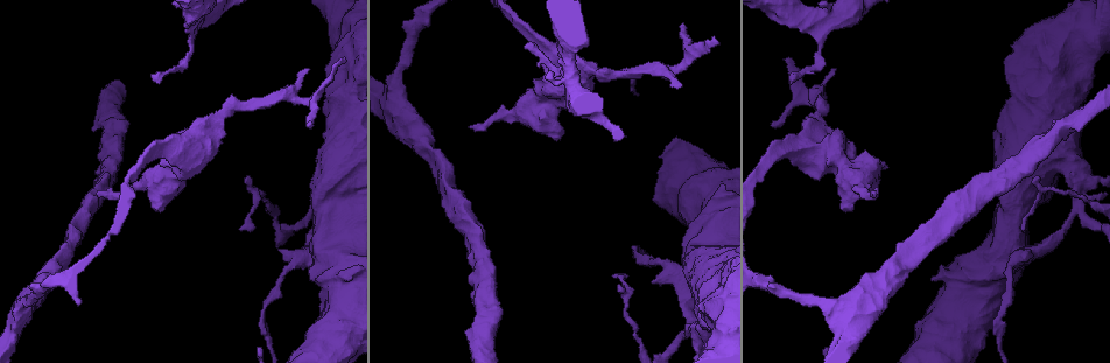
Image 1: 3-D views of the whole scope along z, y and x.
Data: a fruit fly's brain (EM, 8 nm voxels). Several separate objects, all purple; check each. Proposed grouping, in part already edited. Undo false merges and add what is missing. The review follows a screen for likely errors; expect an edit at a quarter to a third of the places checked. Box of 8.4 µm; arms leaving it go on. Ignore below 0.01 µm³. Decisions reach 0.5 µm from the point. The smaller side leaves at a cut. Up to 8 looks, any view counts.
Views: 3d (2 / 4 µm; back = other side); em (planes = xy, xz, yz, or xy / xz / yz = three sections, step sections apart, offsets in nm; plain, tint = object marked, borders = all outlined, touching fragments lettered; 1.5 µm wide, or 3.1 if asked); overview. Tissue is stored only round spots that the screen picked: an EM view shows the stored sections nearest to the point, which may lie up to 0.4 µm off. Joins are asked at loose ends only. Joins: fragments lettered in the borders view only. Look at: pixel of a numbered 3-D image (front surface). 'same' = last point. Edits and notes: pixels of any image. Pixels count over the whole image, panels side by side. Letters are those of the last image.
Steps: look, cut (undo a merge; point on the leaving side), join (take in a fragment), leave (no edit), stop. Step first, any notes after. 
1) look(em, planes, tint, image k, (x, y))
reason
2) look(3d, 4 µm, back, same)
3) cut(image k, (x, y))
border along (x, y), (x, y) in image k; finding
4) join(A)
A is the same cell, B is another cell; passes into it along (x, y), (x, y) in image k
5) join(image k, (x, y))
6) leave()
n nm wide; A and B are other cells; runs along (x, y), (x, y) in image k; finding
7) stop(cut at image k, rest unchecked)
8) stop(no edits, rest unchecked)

look(3d, 2 µm, image 1, (306, 124))
free end

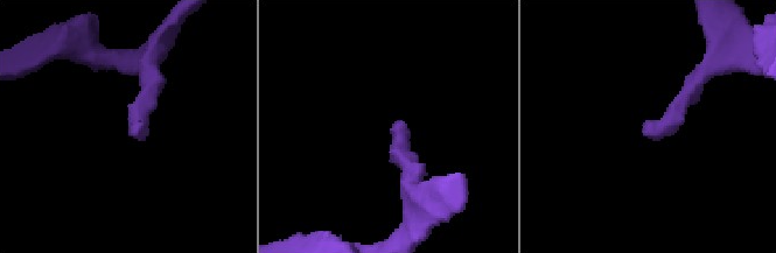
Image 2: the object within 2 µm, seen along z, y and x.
look(em, yz, step 4, tint, image 2, (394, 123))
shape alone is not enough

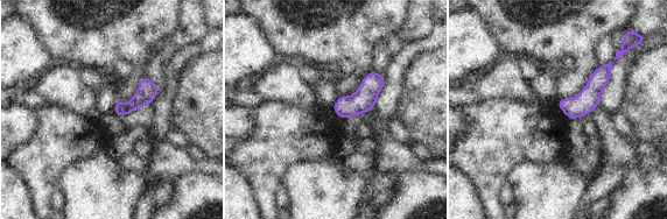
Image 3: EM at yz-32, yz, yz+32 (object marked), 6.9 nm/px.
look(em, yz, step 4, borders, same)

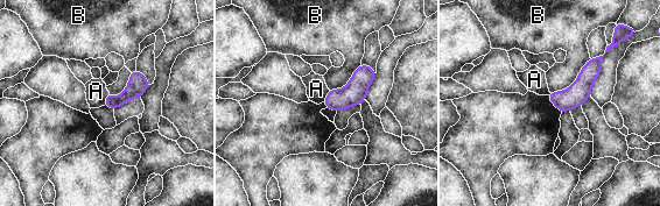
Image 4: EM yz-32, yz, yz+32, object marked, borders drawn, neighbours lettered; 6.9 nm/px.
leave()
90 nm wide; A and B are other cells; border along (109, 92), (103, 105) in image 4; none of them fits

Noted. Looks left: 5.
look(em, xy, step 8, tint, image 1, (818, 111))
calibre changes

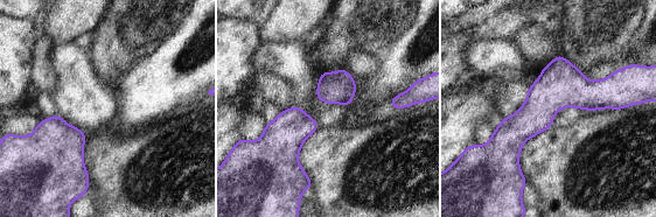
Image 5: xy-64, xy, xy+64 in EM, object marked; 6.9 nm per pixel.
look(em, planes, borders, same)

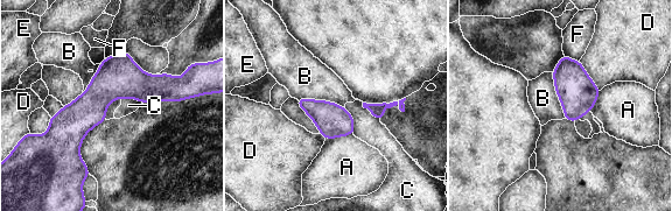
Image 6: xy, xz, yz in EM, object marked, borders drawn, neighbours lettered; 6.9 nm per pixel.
leave()
200 nm wide; A, B, C, D, E and F are other cells; all the same neuron

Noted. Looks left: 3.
look(em, planes, borders, image 1, (680, 85))
free end

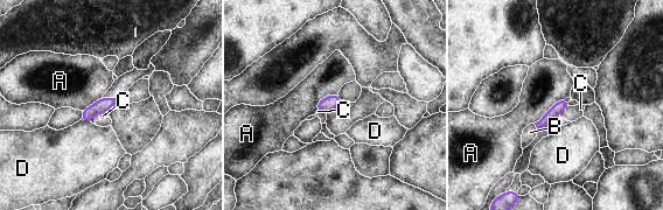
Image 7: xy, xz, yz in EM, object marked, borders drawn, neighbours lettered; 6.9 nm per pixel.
leave()
A, B, C and D are other cells; border along (570, 99), (559, 99), (534, 123) in image 7; none of them fits

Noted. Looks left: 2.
stop(no edits, rest unchecked)

